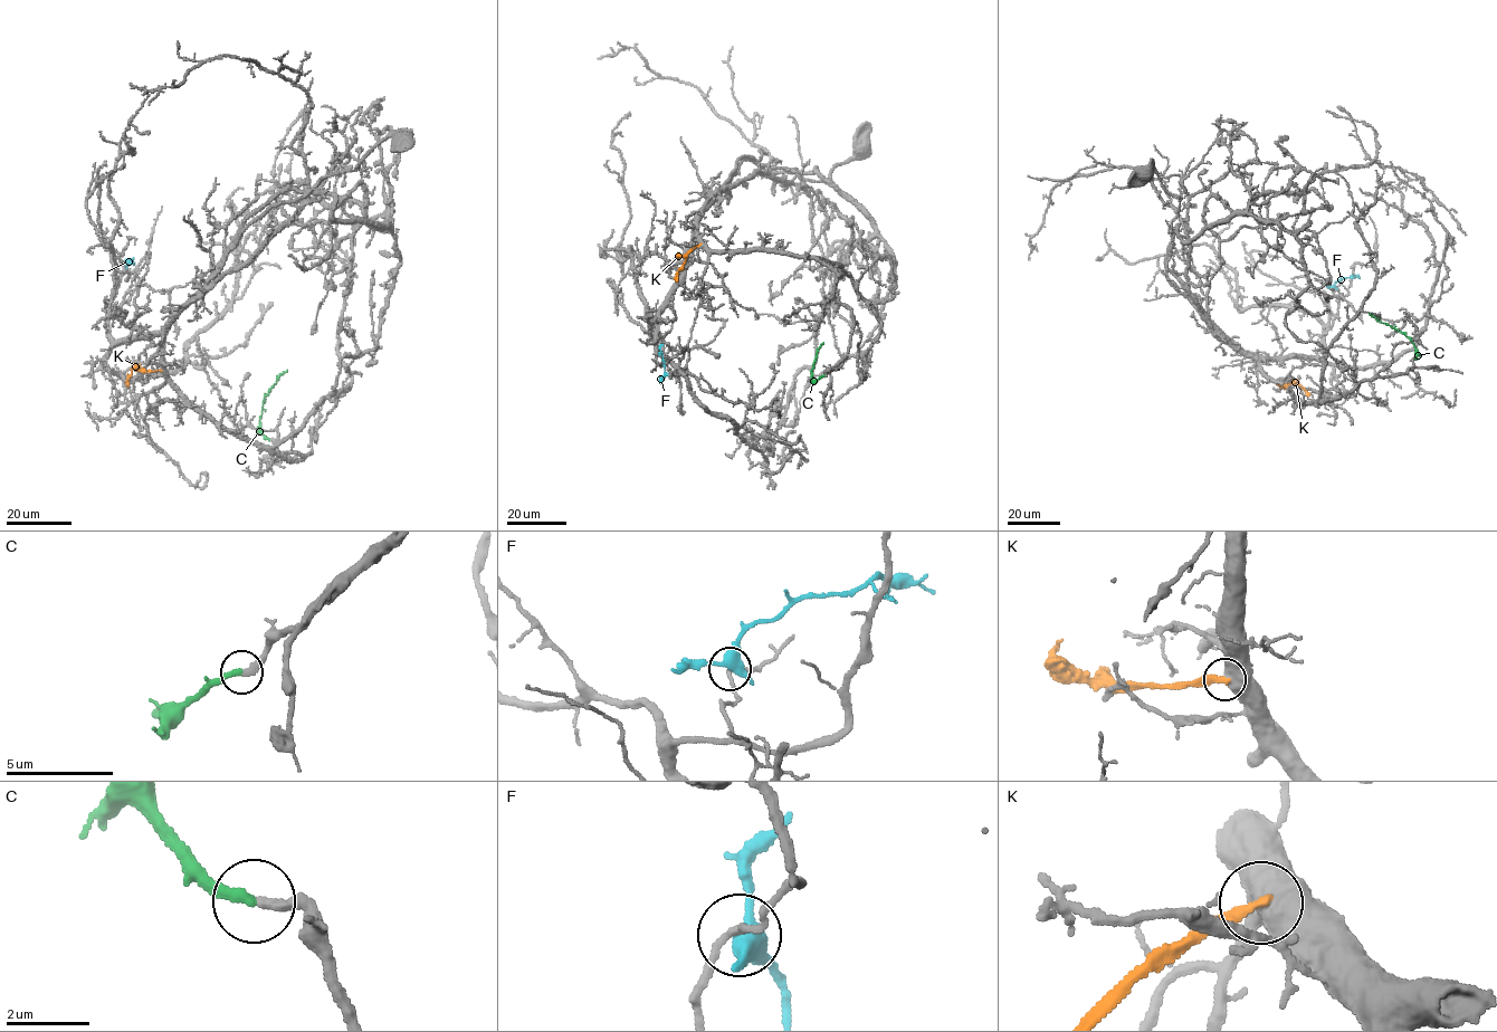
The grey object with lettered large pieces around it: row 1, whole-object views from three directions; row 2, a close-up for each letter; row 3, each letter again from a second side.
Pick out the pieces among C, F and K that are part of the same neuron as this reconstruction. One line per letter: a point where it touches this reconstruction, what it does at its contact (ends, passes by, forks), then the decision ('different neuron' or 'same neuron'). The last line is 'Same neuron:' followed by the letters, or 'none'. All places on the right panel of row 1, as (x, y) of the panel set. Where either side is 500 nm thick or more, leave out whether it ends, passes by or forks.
C: meets grey at (1416, 359); it ends there; same neuron
F: meets grey at (1334, 287); it forks there; different neuron
K: meets grey at (1277, 384); different neuron
Same neuron: C

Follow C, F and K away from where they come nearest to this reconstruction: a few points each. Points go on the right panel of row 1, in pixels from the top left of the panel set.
C: (1416, 359), (1414, 345), (1409, 338), (1369, 314)
F: (1334, 287), (1344, 277), (1359, 278)
K: (1277, 384), (1284, 386), (1298, 382), (1308, 395)

